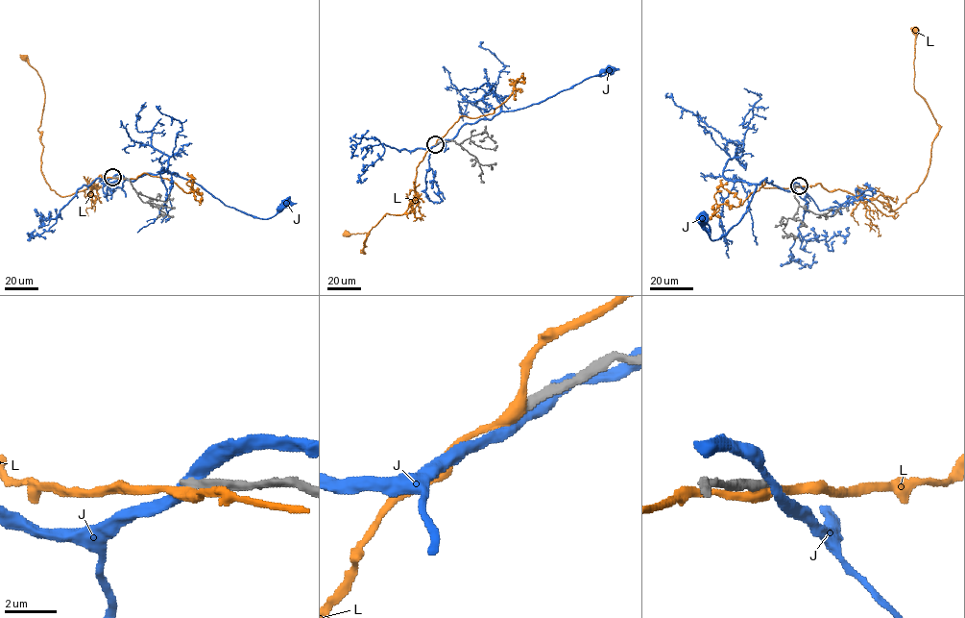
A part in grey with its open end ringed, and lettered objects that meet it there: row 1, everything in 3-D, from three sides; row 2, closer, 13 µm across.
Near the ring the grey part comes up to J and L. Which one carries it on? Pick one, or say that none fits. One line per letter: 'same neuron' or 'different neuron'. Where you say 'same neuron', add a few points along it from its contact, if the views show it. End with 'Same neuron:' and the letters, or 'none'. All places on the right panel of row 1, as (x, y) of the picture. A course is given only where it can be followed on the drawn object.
J: different neuron
L: different neuron
Same neuron: none

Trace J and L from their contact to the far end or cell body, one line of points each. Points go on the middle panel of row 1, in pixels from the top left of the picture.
J: (435, 144), (451, 139), (467, 123), (492, 118), (502, 111), (540, 103), (609, 70)
L: (435, 144), (416, 168), (415, 196), (403, 213), (386, 213), (369, 231), (364, 252), (368, 233), (348, 233)

